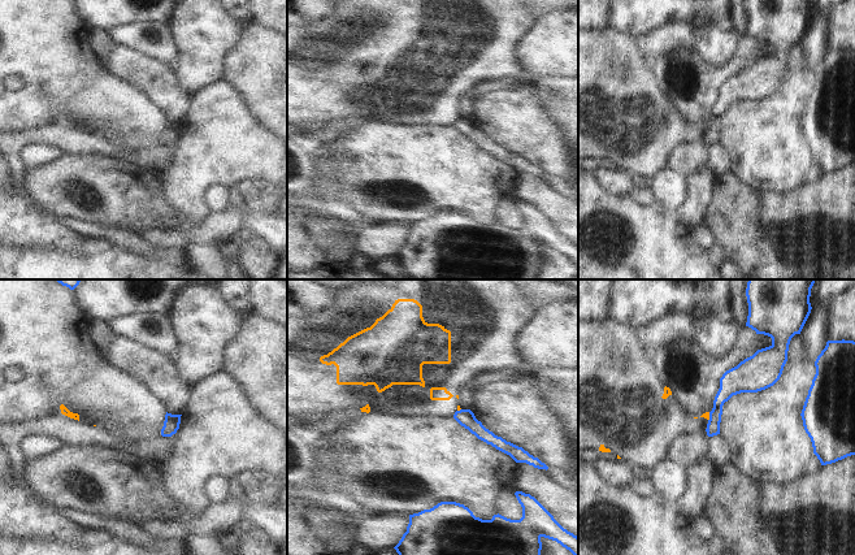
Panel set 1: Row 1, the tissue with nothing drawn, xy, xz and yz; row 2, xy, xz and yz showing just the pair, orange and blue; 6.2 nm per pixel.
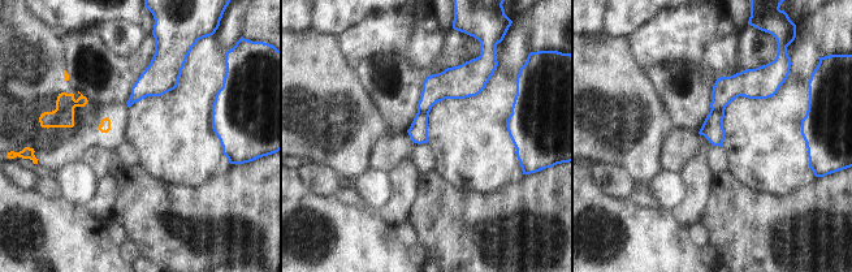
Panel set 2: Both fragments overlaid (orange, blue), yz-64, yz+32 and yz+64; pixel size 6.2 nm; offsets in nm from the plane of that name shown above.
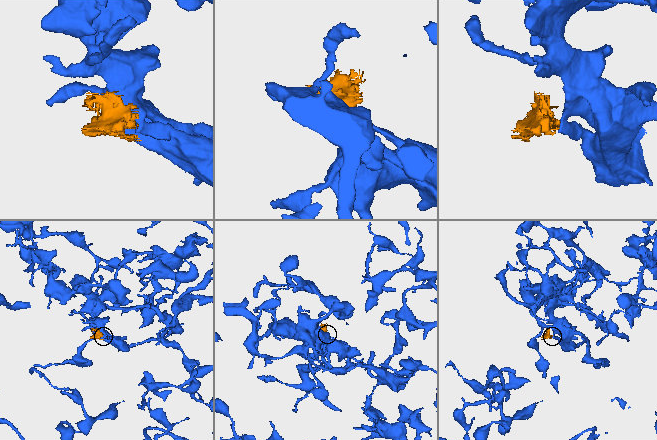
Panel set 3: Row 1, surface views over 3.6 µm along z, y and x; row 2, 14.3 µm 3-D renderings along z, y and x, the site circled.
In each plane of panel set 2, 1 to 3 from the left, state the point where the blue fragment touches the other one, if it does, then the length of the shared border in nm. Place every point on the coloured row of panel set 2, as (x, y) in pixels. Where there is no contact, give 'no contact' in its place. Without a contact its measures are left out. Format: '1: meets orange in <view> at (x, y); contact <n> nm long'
1: no contact
2: no contact
3: no contact

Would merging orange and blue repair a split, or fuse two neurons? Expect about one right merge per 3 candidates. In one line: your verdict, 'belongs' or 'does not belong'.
does not belong

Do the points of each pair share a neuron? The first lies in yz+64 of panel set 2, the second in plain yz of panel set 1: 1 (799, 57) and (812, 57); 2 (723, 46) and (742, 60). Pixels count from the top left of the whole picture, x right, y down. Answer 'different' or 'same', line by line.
1: same
2: different

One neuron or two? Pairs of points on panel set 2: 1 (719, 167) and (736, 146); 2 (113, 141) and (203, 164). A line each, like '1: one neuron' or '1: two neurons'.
1: two neurons
2: two neurons

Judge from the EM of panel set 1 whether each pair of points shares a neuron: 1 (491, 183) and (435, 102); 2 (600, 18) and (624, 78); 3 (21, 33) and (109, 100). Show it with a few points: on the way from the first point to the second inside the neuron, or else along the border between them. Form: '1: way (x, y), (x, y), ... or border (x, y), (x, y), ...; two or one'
1: border (452, 124), (420, 125); two
2: border (610, 24), (591, 31); two
3: way (43, 55), (87, 98); one

